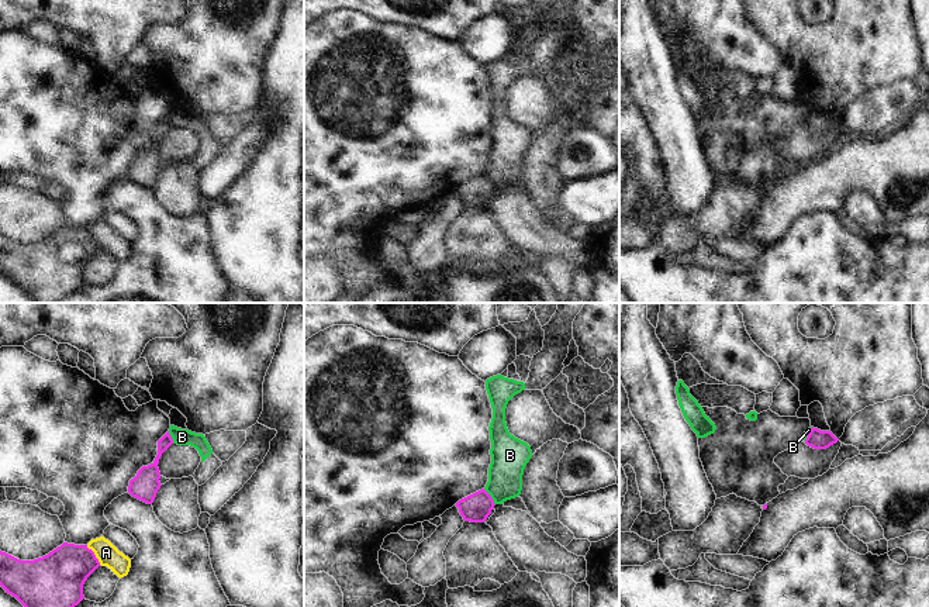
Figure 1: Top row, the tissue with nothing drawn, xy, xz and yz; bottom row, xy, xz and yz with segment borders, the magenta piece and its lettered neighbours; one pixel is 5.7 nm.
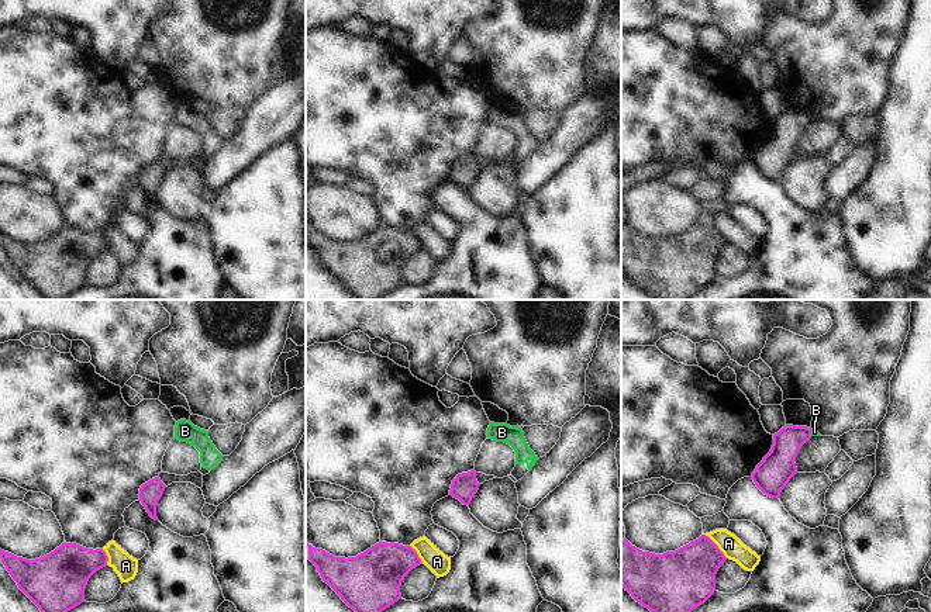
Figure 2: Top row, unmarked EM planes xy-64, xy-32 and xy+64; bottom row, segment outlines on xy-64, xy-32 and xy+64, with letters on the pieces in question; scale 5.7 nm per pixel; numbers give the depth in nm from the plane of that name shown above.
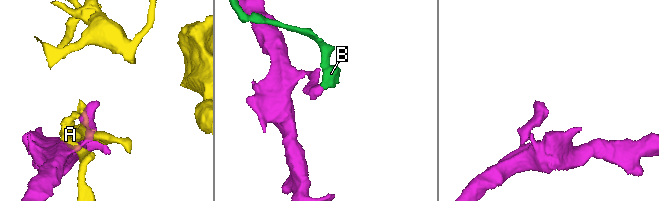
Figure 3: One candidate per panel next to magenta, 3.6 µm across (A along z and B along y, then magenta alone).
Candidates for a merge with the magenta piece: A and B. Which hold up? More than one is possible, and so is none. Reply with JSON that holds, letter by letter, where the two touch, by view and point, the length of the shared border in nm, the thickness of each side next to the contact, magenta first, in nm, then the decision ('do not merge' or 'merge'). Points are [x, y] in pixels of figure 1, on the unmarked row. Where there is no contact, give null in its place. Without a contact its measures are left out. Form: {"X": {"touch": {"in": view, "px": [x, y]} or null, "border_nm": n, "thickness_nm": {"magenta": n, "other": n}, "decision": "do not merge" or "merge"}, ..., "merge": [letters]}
{"A": {"touch": {"in": "xy", "px": [95, 240]}, "border_nm": 140, "thickness_nm": {"magenta": 300, "other": 120}, "decision": "do not merge"}, "B": {"touch": {"in": "xz", "px": [490, 182]}, "border_nm": 120, "thickness_nm": {"magenta": 160, "other": 200}, "decision": "do not merge"}, "merge": []}

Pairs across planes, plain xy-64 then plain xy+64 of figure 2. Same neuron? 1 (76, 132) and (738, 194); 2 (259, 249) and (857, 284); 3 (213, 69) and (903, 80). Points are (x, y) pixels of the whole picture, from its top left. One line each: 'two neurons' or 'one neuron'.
1: two neurons
2: two neurons
3: two neurons

